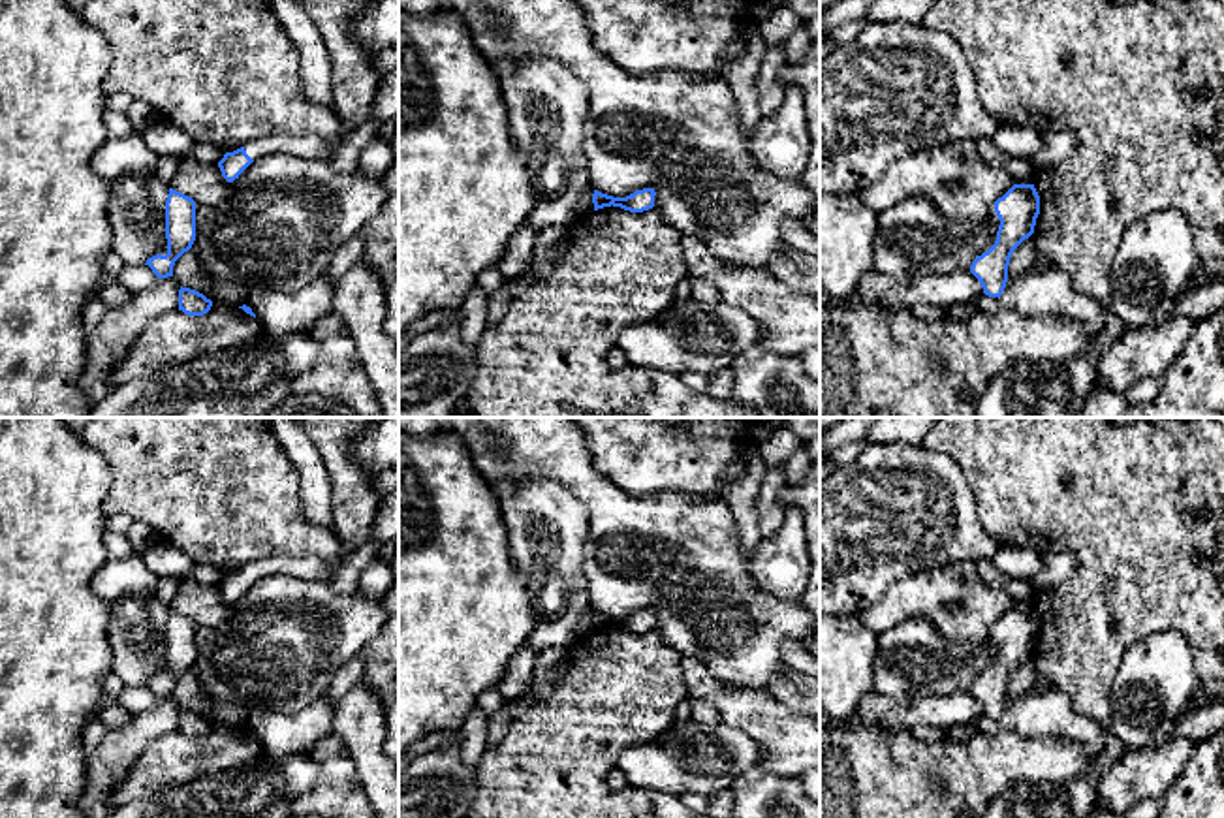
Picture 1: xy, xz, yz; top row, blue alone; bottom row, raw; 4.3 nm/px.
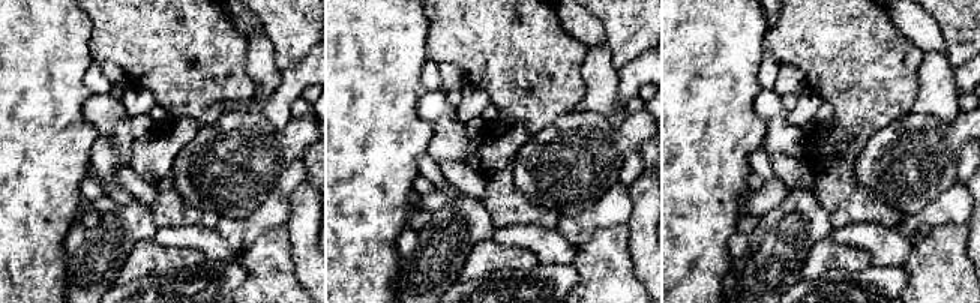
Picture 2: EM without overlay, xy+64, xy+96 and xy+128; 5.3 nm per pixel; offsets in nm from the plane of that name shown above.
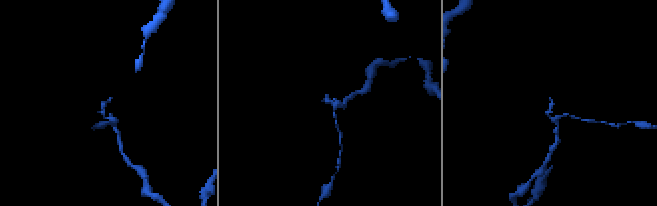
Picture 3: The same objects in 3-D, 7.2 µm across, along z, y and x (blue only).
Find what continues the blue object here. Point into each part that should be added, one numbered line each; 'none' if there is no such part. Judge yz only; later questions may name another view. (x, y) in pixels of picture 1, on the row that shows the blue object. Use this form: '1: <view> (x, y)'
none

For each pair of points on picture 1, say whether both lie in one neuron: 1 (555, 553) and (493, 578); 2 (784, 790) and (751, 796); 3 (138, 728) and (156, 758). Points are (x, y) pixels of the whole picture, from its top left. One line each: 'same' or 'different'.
1: different
2: same
3: different

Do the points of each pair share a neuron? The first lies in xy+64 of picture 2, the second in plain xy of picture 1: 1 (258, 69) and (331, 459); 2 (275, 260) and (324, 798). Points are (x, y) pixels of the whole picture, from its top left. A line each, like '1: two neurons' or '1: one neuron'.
1: two neurons
2: one neuron

